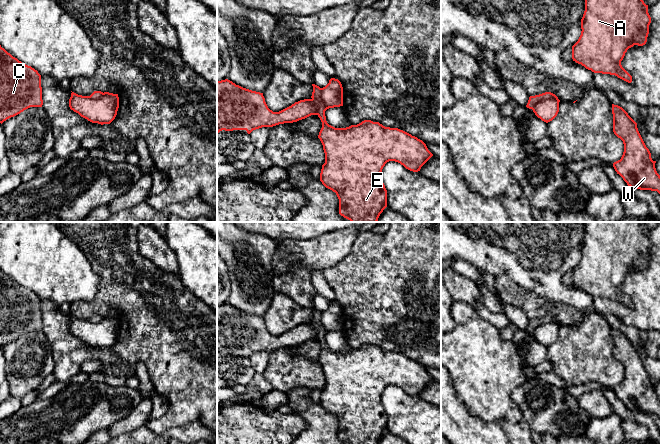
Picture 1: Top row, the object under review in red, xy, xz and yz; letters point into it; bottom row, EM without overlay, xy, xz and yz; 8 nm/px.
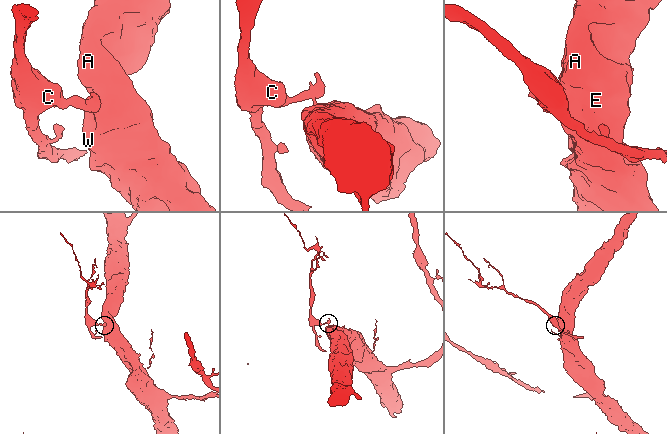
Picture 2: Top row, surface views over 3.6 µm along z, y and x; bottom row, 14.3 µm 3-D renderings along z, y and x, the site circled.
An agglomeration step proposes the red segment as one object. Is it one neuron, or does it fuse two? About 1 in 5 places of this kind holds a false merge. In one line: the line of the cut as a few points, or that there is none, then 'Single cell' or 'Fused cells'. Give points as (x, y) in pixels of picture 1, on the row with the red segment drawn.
Split along xz (322, 88), (319, 108), (316, 114). Fused cells

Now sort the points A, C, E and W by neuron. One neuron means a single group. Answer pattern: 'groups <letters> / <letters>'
groups A E W / C

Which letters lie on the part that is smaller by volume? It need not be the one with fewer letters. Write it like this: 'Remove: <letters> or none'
Remove: C

